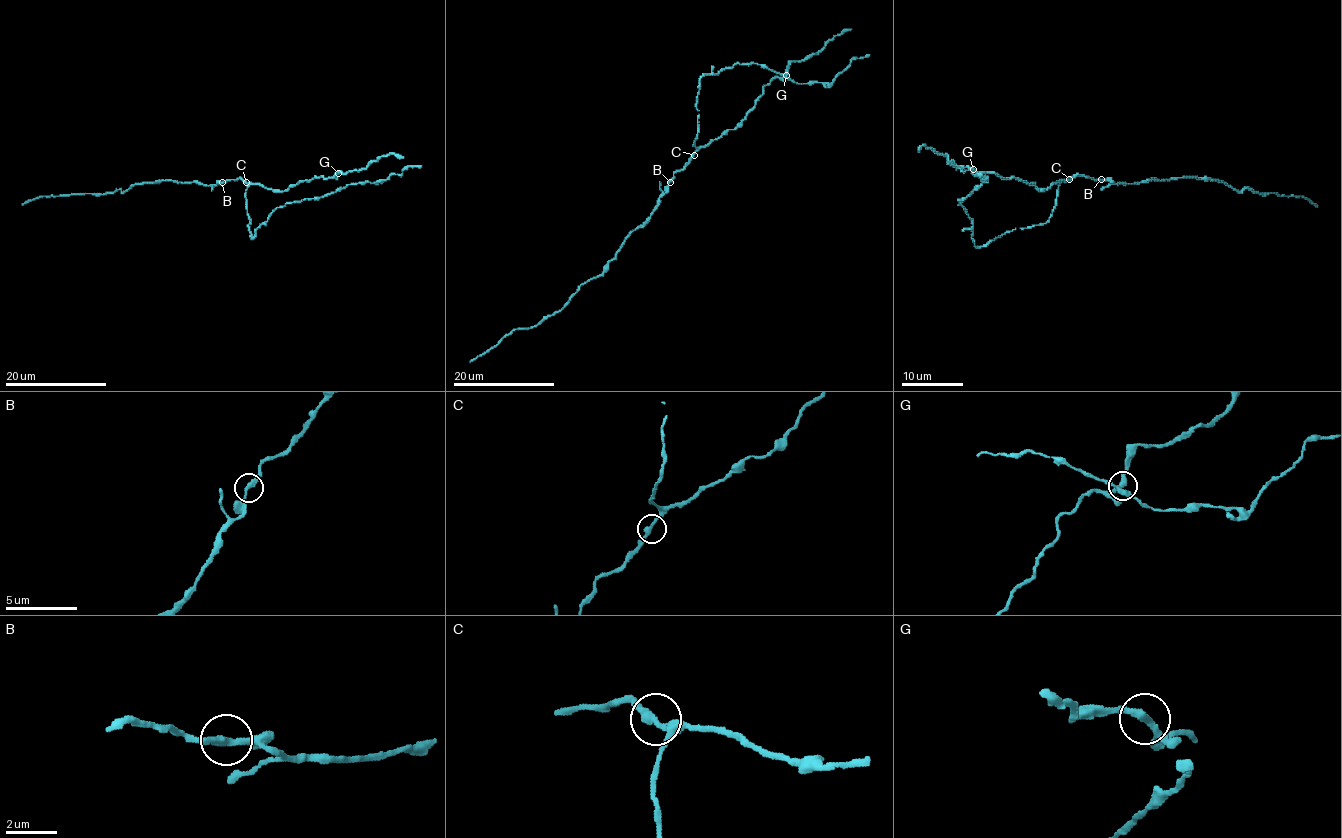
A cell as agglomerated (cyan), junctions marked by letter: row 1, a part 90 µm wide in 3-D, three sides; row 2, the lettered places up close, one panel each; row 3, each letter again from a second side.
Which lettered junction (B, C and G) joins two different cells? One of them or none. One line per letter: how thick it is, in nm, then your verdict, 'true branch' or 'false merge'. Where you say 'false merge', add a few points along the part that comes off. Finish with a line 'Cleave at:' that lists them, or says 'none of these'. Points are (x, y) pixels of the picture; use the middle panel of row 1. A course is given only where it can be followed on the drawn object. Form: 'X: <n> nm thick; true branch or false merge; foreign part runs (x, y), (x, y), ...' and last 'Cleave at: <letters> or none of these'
B: 280 nm thick; true branch
C: 300 nm thick; true branch
G: 280 nm thick; true branch
Cleave at: none of these

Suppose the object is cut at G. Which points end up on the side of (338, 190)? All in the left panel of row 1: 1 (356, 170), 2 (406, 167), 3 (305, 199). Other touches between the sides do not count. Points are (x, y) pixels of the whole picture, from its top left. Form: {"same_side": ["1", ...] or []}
{"same_side": ["2", "3"]}

